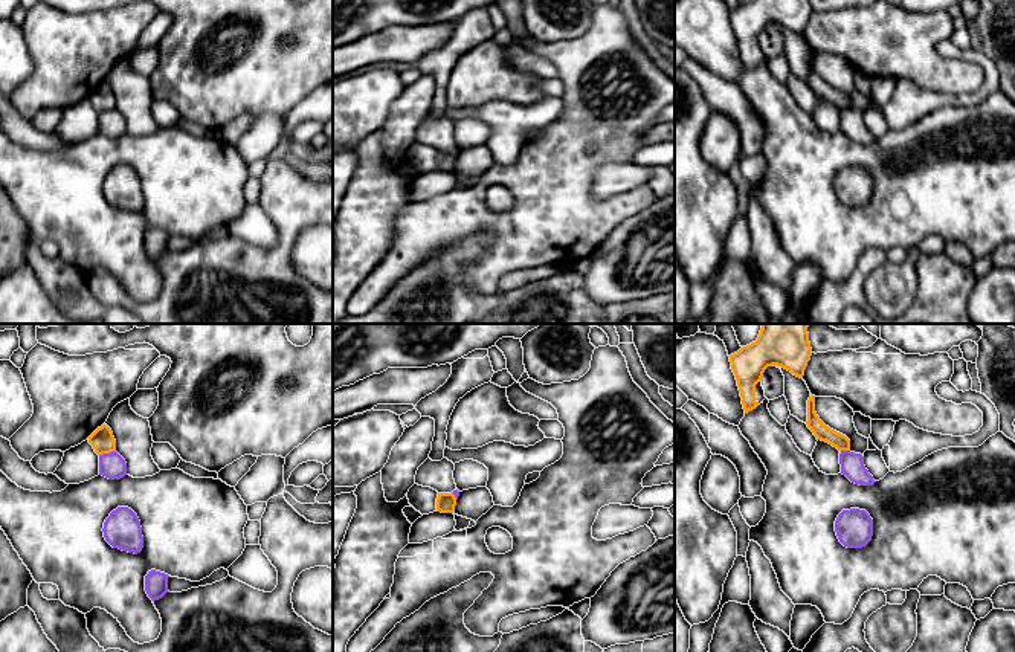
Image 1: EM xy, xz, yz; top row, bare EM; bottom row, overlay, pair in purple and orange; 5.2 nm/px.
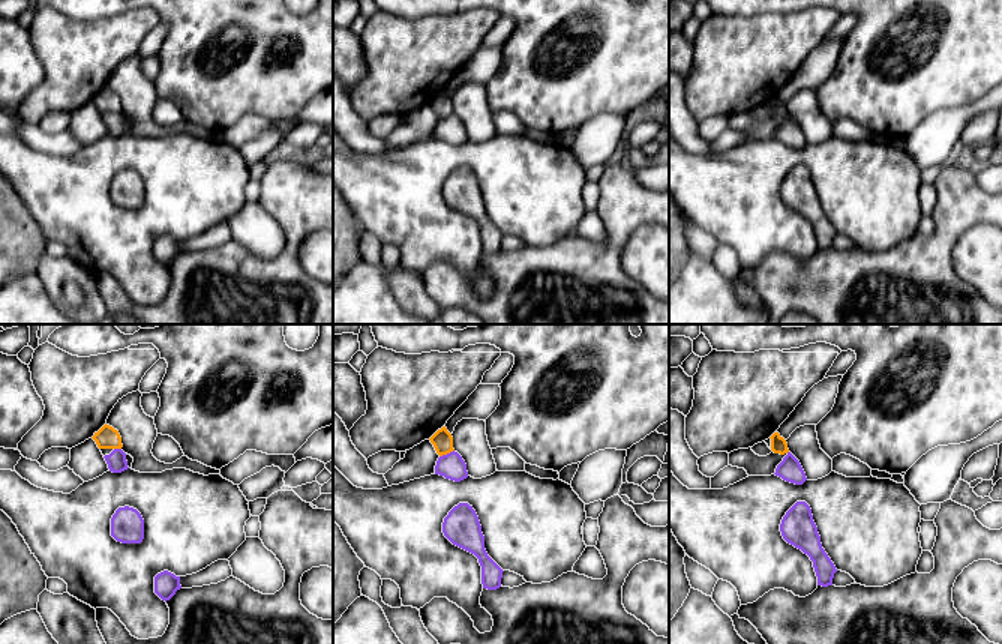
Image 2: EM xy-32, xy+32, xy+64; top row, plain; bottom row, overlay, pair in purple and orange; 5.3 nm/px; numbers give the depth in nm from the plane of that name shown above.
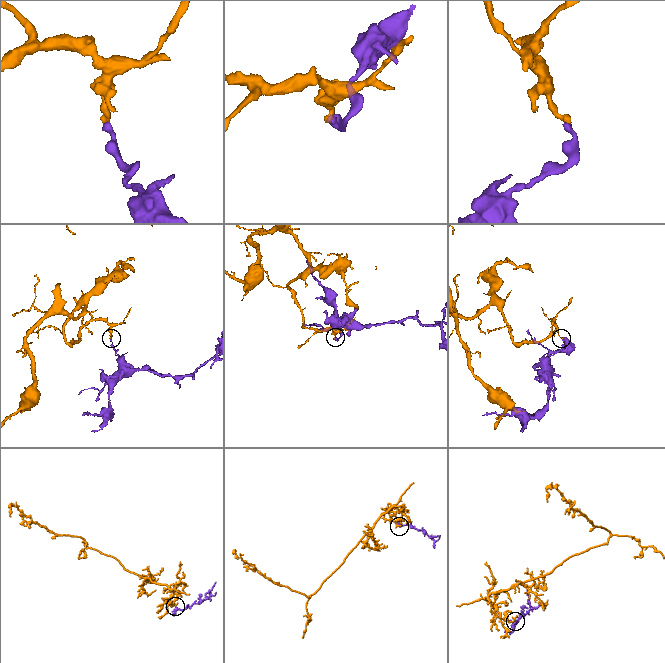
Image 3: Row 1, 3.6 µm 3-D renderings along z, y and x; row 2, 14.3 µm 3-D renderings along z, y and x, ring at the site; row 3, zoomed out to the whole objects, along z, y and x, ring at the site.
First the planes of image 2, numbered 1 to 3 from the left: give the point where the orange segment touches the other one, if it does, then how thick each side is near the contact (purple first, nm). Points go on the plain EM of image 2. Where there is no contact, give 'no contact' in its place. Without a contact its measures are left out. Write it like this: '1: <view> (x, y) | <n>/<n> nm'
1: xy-32 (117, 113) | 100/120 nm
2: xy+32 (447, 117) | 140/110 nm
3: no contact

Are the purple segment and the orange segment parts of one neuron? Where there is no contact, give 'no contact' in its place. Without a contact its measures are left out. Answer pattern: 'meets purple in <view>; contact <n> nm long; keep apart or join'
meets purple in xy; contact 90 nm long; keep apart

